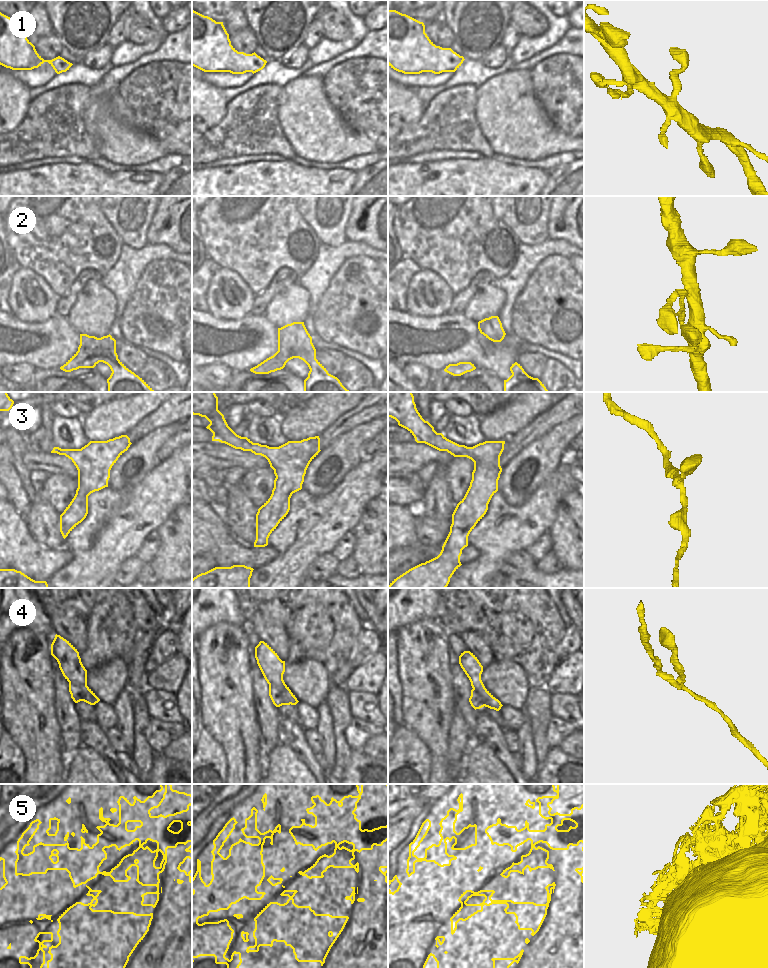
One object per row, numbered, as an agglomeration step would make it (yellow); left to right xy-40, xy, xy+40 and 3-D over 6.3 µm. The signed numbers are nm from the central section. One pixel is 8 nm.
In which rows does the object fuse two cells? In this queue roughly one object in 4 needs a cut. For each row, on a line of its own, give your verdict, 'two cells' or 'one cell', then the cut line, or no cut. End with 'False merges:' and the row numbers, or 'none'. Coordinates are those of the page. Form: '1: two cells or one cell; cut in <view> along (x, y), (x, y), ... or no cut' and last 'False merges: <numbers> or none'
1: one cell; no cut
2: one cell; no cut
3: one cell; no cut
4: two cells; cut in xy along (269, 684), (274, 684), (289, 704)
5: one cell; no cut
False merges: 4

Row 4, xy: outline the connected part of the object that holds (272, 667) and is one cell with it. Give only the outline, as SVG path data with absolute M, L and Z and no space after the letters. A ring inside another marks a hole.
M264 641L255 647L255 658L267 683L276 685L287 702L296 705L299 701L283 680L285 661Z

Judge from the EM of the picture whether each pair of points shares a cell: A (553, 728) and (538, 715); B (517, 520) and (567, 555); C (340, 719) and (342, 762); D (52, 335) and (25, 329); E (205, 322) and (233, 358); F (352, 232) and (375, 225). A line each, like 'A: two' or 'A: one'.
A: two
B: two
C: one
D: one
E: one
F: one

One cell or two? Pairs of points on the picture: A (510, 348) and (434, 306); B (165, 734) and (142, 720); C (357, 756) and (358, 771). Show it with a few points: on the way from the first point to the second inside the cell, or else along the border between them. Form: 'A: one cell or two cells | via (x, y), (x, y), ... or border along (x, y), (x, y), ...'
A: two cells | border along (447, 313), (424, 316)
B: two cells | border along (151, 719), (145, 730), (146, 741), (150, 747)
C: one cell | via (358, 760), (358, 767)

